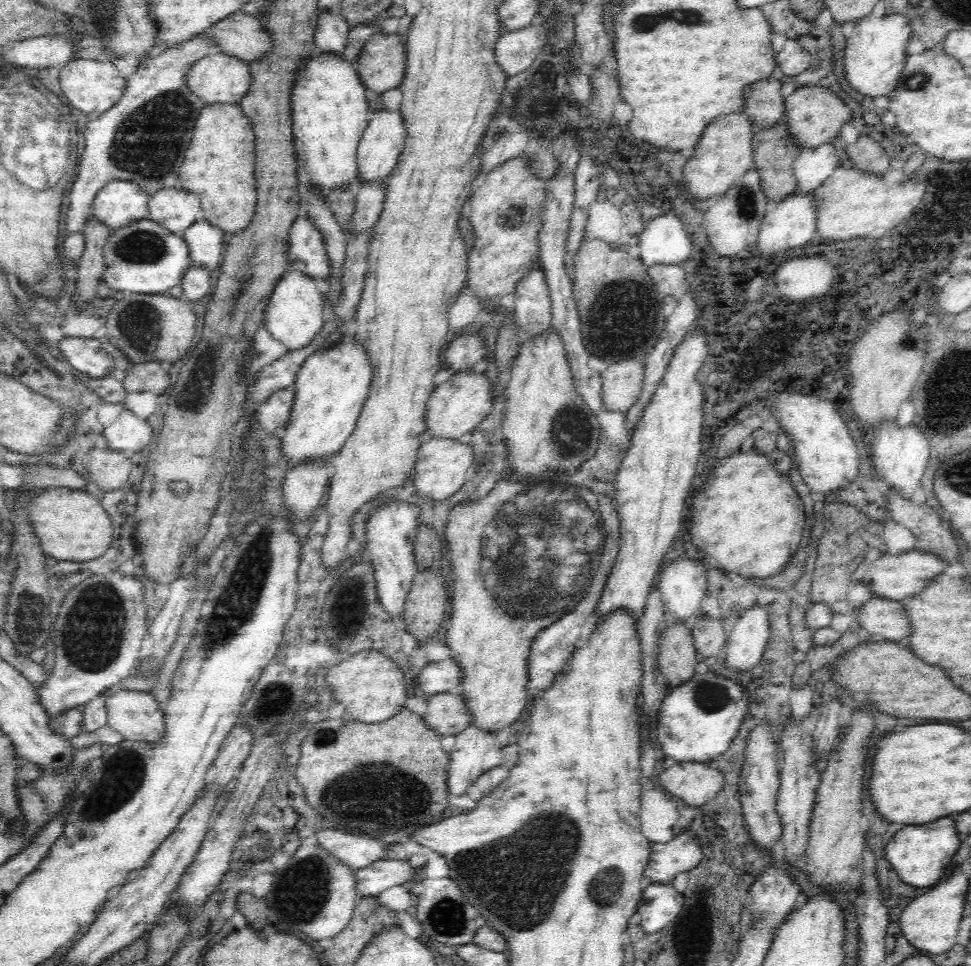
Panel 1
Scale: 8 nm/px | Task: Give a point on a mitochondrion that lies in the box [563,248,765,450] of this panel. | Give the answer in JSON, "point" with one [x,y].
{"point":[617,326]}

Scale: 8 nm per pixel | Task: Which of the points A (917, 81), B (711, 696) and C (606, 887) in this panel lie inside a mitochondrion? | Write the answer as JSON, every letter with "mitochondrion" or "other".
{"A":"mitochondrion","B":"mitochondrion","C":"mitochondrion"}

